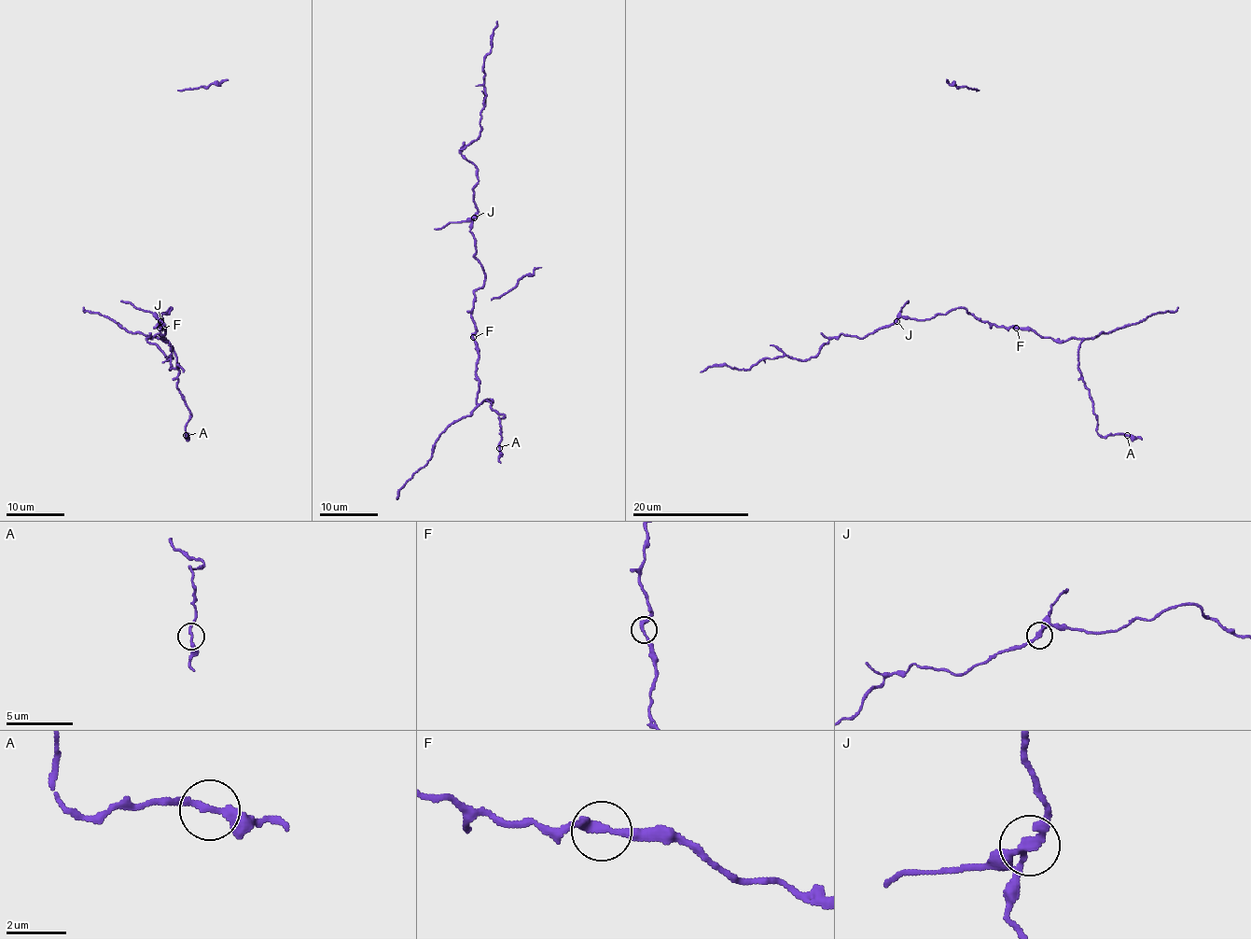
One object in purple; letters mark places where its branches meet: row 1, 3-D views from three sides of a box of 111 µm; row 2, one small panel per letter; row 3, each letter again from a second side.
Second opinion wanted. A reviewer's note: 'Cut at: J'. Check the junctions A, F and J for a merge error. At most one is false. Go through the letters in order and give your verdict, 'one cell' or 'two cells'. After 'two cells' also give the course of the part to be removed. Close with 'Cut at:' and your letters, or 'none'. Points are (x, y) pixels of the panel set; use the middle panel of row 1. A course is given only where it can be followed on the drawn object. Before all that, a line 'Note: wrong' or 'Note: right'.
Note: right
A: one cell
F: one cell
J: two cells | (475, 217), (434, 229)
Cut at: J

